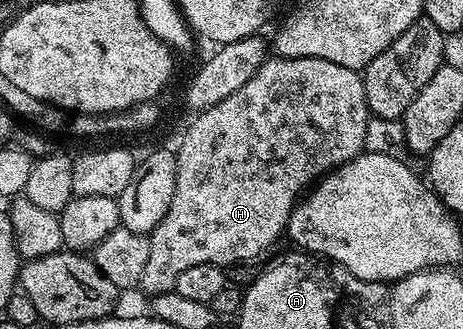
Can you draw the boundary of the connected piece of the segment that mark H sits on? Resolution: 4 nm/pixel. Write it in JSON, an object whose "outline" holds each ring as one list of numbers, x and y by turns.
{"outline":[[276,56,274,59,264,61,262,67,253,75,253,79,249,79,249,83,245,83,245,87,233,91,233,95,229,95,229,99,221,99,221,103,202,110,196,116,199,118,188,127,187,134,184,135,183,142,180,143,179,149,177,148,175,153,177,175,175,176,173,203,169,203,169,211,165,211,165,219,161,219,161,223,157,223,155,230,149,234,151,238,149,259,145,262,145,271,141,275,139,289,147,292,148,298,153,298,162,293,172,292,177,283,177,275,181,275,181,271,186,271,188,267,193,267,196,263,213,263,231,267,234,261,251,261,254,257,261,256,279,236,281,238,284,236,287,221,291,218,300,194,316,179,326,177,332,169,349,163,354,157,358,157,360,153,364,152,368,116,363,78,356,70,341,67,341,63,329,63,329,59,317,59,316,57]]}

